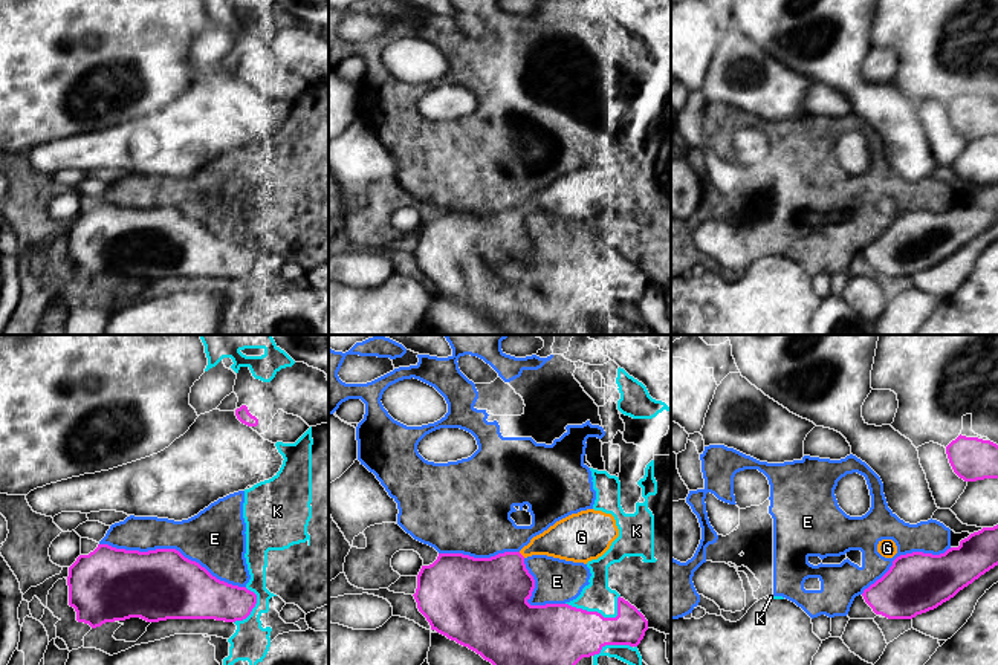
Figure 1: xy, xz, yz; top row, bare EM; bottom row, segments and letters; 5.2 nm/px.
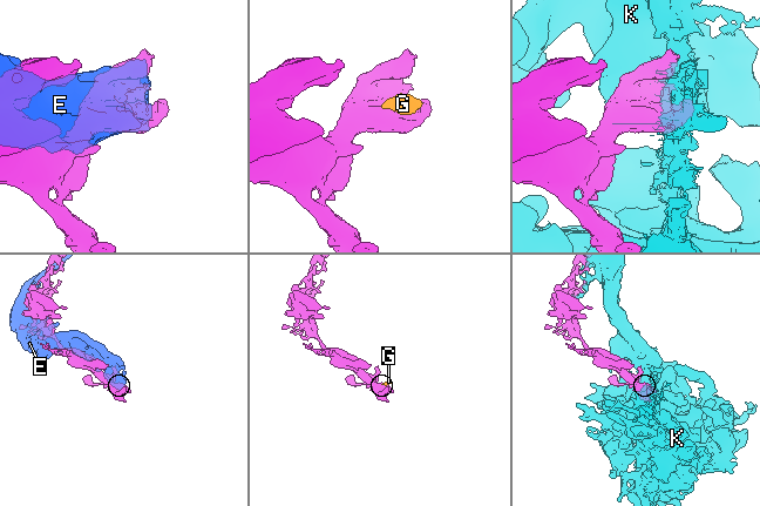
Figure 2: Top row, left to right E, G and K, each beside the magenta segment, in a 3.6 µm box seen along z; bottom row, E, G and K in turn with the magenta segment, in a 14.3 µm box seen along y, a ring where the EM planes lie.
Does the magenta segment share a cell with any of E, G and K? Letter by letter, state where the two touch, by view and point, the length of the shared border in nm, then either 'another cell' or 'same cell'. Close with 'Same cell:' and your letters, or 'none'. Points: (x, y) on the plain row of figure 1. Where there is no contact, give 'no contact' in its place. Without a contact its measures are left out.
E: xy (173, 207) | 800 nm | another cell
G: xz (520, 211) | 50 nm | same cell
K: xz (601, 272) | 300 nm | another cell
Same cell: G

